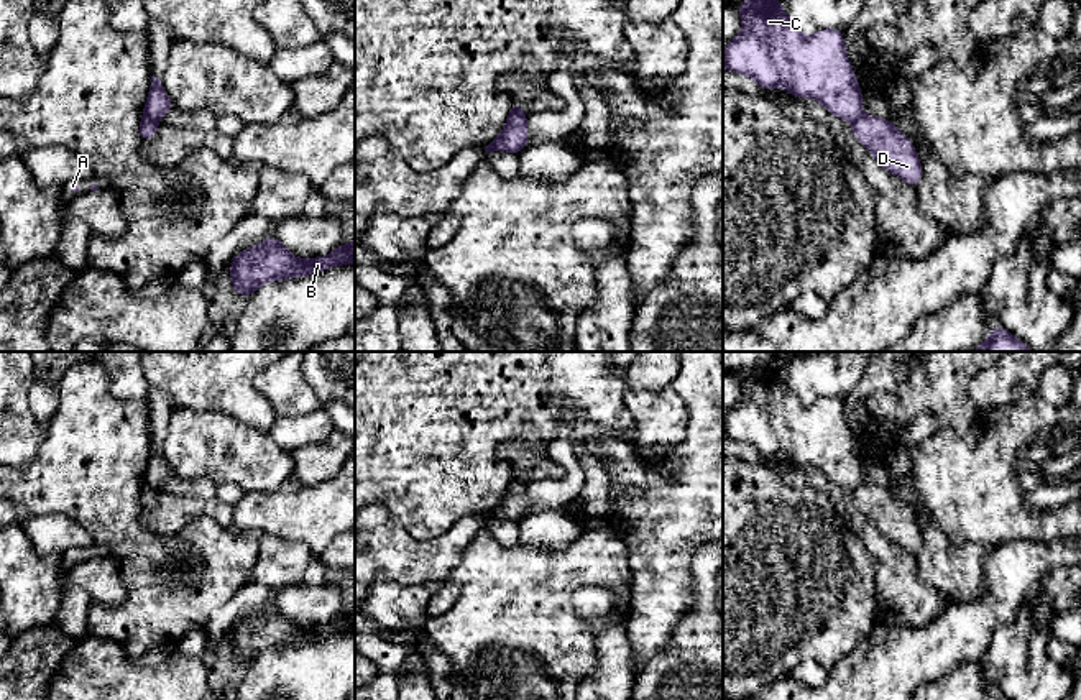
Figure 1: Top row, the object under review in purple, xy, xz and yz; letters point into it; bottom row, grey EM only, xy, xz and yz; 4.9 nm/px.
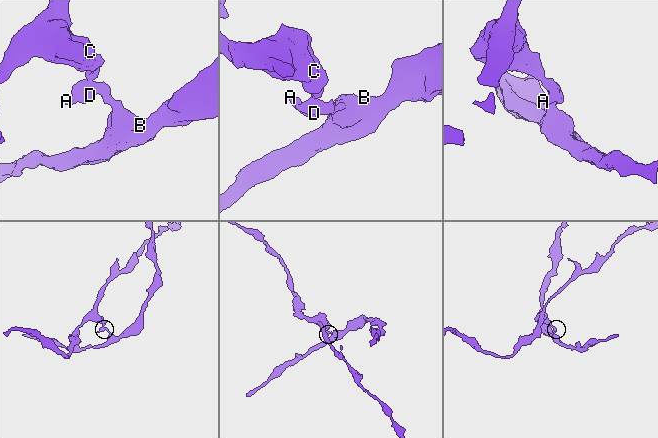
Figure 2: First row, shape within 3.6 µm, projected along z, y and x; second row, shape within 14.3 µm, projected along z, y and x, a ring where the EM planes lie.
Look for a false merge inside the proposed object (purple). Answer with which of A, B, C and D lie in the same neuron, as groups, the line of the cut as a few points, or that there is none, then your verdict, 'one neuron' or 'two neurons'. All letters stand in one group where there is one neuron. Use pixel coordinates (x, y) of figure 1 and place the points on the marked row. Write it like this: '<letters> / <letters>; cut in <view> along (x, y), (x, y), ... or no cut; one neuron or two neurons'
A B D / C; cut in xy along (143, 114), (158, 120); two neurons

